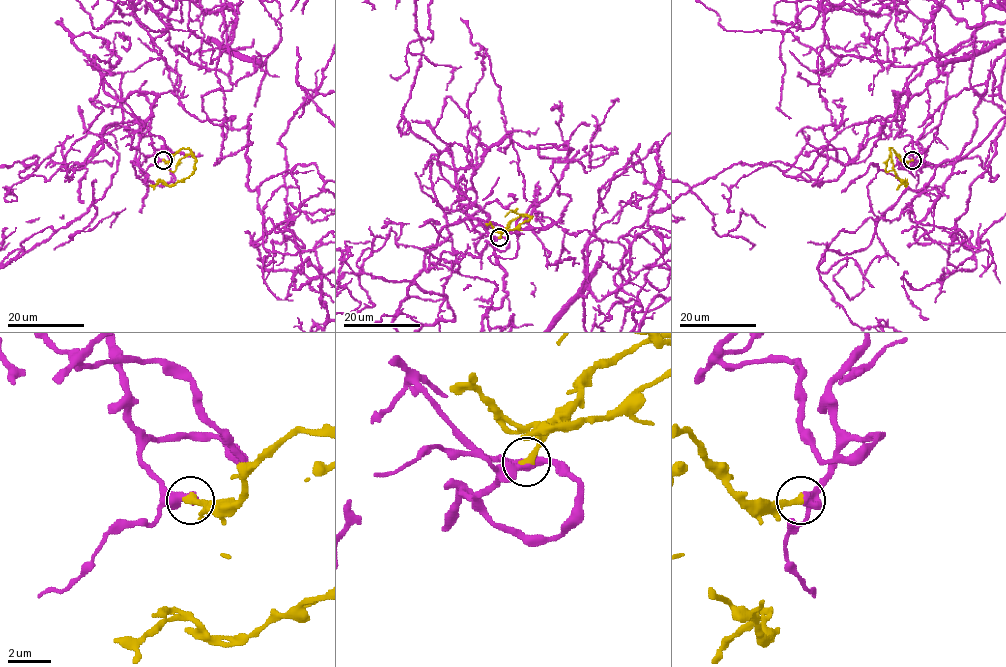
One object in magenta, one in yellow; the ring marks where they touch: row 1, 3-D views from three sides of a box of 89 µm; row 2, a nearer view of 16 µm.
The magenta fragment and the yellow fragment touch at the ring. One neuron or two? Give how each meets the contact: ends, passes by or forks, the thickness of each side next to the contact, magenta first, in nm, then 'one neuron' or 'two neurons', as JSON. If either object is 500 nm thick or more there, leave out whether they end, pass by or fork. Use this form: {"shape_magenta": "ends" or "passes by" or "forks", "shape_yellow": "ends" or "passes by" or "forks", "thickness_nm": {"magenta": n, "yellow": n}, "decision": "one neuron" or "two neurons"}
{"shape_magenta": "ends", "shape_yellow": "ends", "thickness_nm": {"magenta": 480, "yellow": 360}, "decision": "one neuron"}

